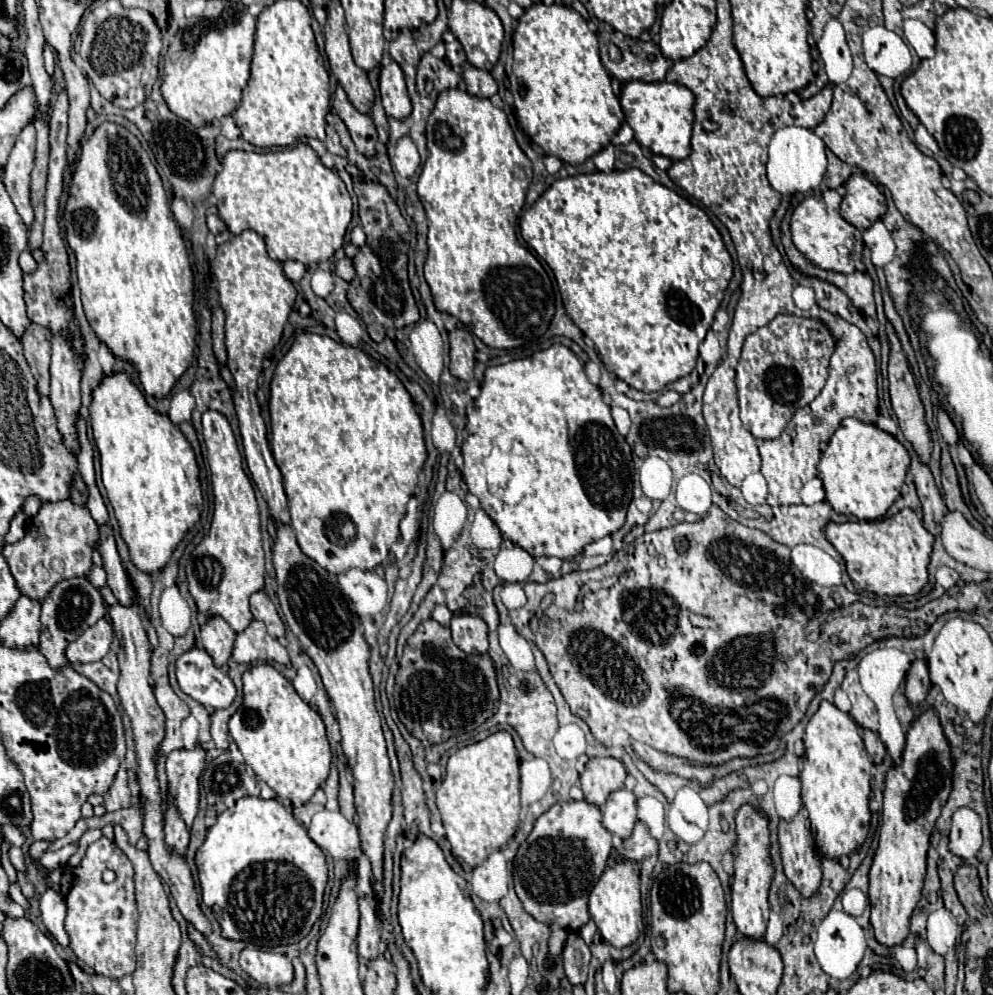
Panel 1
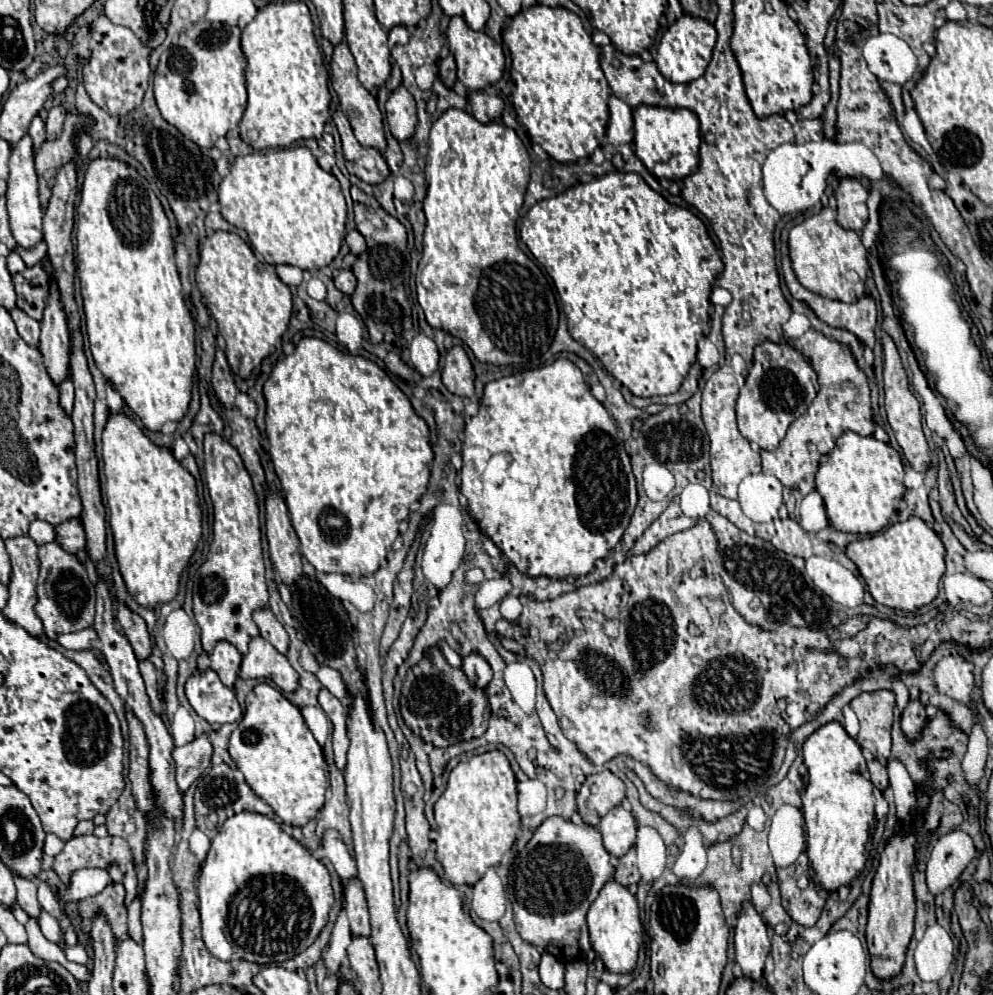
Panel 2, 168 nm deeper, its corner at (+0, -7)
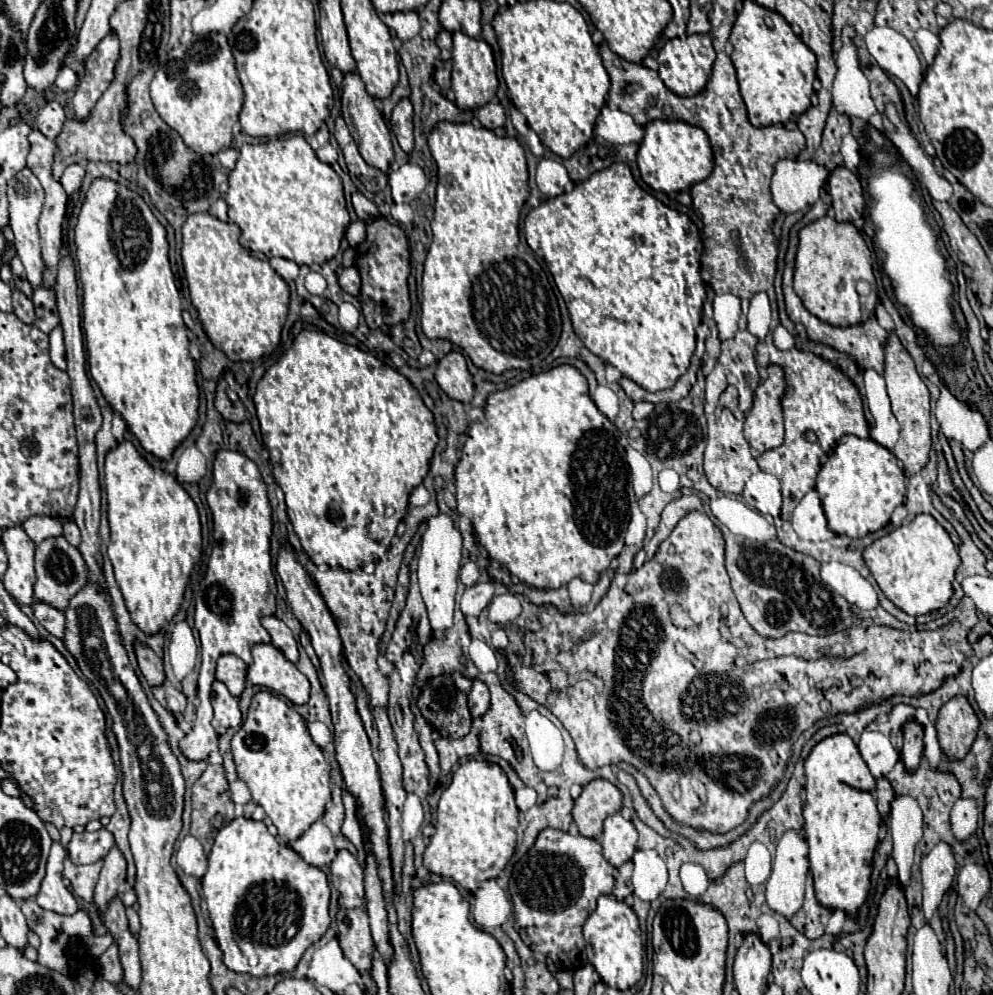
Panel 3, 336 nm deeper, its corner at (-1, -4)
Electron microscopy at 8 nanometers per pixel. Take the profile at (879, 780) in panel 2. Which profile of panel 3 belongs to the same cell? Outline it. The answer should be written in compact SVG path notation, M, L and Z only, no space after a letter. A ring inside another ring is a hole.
M879 778L879 780L877 780L875 798L877 798L879 814L881 814L883 818L887 818L887 814L889 814L889 806L891 806L891 802L893 802L893 798L895 798L895 792L893 792L893 788L891 788L891 784L889 784L887 778Z

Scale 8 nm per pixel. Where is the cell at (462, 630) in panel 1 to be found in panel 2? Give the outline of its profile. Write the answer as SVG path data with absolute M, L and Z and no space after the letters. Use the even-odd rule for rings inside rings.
M470 653L468 657L464 657L462 659L462 671L470 679L470 683L478 685L478 687L486 687L492 679L492 669L480 653Z

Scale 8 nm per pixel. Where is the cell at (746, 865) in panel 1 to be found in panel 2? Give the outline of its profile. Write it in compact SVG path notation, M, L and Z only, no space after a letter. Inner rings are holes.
M750 901L742 903L733 939L736 945L736 961L740 963L742 973L752 979L760 979L764 959L770 951L770 939L766 923Z

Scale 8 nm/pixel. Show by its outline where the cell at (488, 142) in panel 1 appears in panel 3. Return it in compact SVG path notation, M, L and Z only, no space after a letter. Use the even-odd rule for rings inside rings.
M441 122L429 136L439 168L433 238L423 272L421 328L427 338L443 338L459 346L477 368L493 374L539 366L557 346L561 314L551 282L539 262L519 250L519 214L529 196L525 150L515 138L499 138L475 124Z

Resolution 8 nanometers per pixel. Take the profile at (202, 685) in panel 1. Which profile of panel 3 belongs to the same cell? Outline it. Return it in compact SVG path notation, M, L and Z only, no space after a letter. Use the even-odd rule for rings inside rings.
M219 680L213 682L211 690L211 704L215 710L213 728L223 734L227 728L239 728L241 726L241 712L239 712L239 700L233 698L227 690L227 686Z

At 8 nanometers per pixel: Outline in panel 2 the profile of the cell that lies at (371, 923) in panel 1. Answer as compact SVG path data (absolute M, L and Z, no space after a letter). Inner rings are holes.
M352 879L350 889L344 895L344 901L346 901L346 913L348 913L352 935L354 937L370 937L368 905L366 905L362 883L358 879Z

